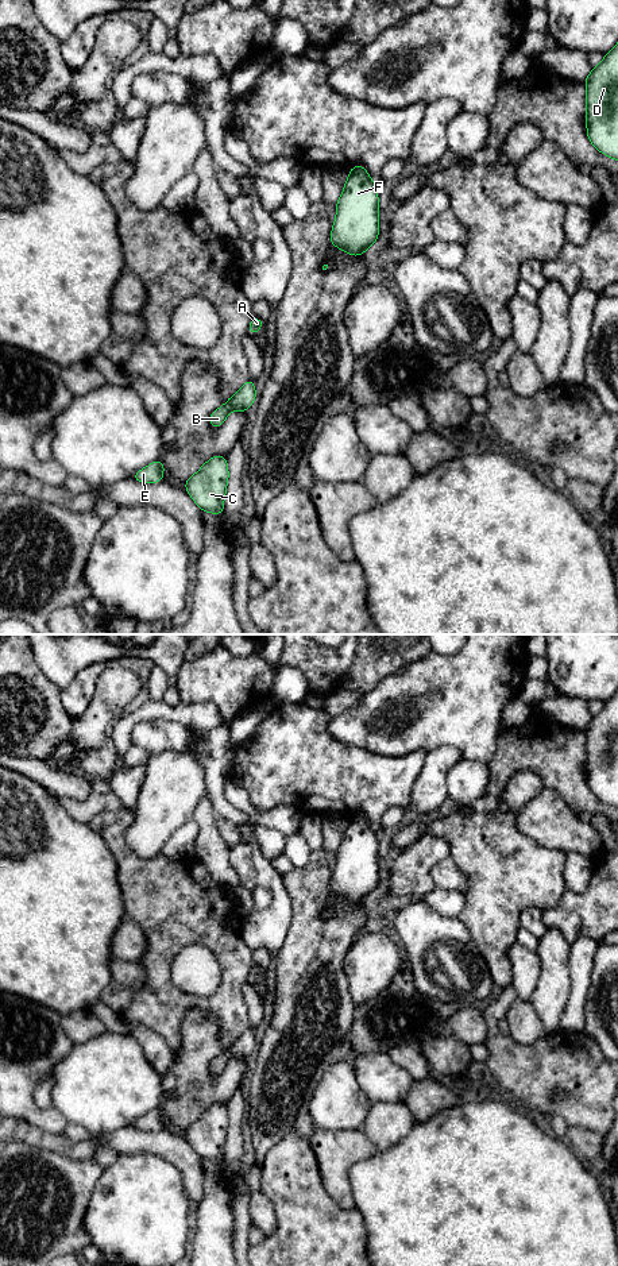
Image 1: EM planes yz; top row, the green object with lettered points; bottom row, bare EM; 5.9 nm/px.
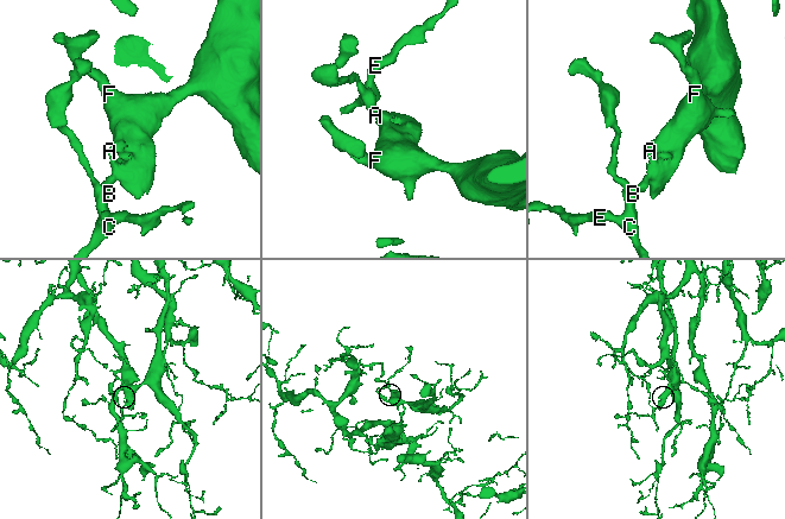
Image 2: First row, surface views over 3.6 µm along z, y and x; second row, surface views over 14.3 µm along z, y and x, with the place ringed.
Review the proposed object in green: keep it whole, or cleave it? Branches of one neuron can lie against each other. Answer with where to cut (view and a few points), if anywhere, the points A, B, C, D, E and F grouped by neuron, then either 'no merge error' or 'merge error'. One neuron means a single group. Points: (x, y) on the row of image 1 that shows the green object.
no cut; A B C D E F; no merge error

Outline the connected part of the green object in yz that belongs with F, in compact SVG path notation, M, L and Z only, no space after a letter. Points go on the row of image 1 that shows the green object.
M363 165L349 169L343 193L336 202L336 219L329 236L331 243L359 256L379 236L379 200L376 184Z

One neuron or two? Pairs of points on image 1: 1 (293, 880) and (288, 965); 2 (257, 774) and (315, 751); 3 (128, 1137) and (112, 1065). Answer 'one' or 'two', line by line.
1: one
2: one
3: two

